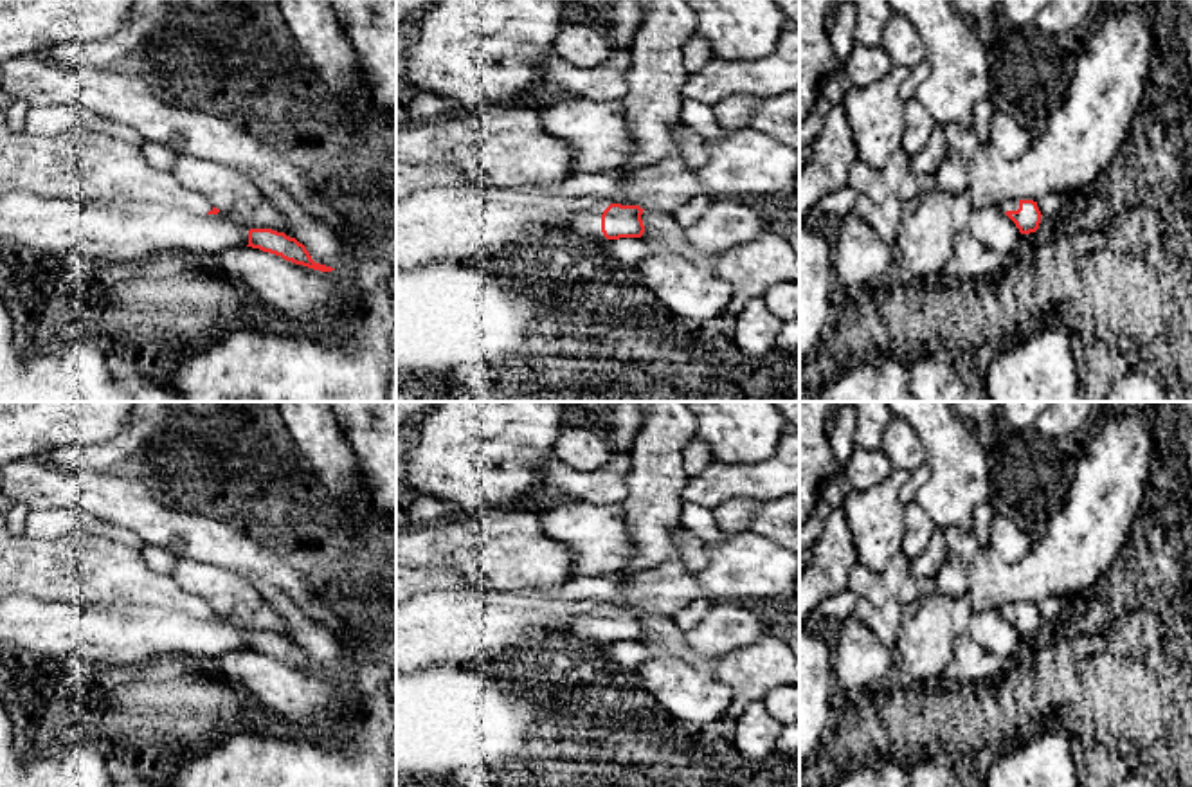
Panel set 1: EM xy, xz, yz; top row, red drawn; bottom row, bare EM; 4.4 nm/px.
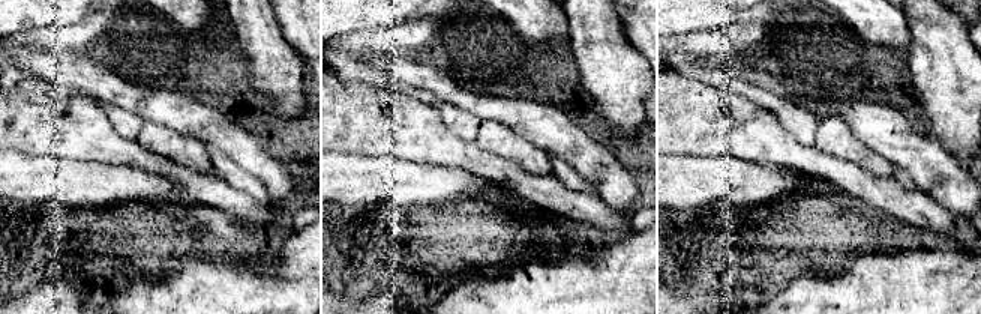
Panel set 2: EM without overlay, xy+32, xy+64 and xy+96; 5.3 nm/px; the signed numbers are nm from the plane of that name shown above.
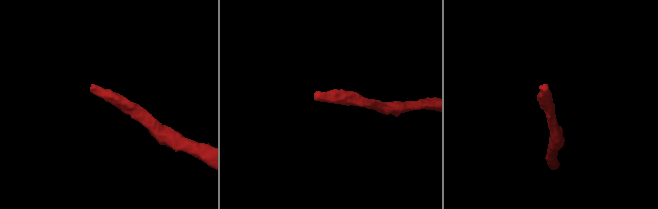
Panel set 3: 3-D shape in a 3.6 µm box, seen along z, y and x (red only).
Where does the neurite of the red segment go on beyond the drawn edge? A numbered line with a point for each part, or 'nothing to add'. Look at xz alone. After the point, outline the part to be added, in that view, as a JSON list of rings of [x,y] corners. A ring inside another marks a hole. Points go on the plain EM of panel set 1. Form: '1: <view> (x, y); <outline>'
1: xz (587, 625); [[[600,605],[598,609],[564,623],[562,627],[555,629],[555,632],[578,639],[607,643],[601,636],[601,618],[609,609],[609,605]]]

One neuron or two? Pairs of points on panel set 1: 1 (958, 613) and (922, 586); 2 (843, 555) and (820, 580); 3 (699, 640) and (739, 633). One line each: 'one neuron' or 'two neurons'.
1: two neurons
2: one neuron
3: one neuron

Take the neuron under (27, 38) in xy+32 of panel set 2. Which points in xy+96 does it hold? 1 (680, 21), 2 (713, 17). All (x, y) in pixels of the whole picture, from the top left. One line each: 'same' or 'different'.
1: different
2: different

